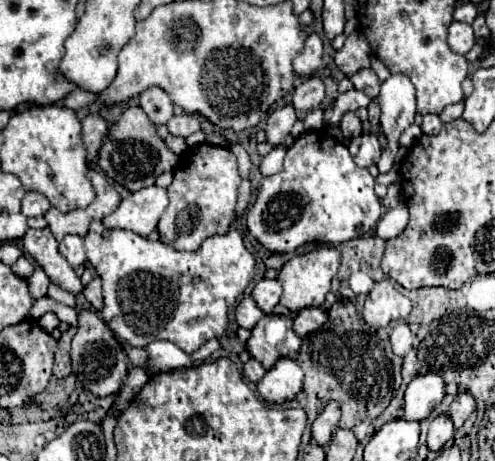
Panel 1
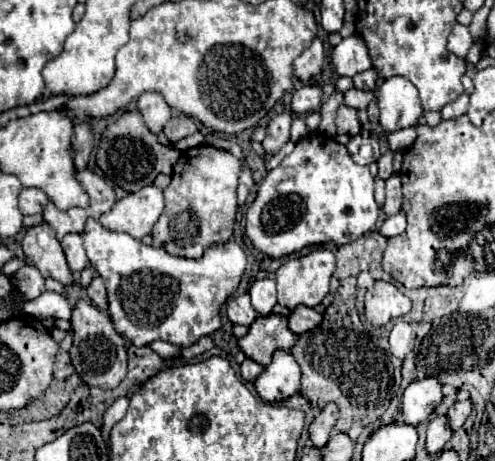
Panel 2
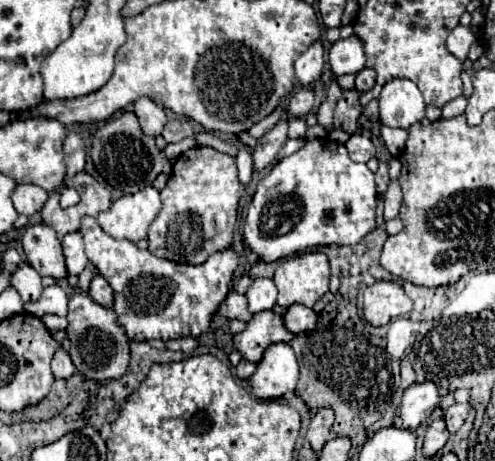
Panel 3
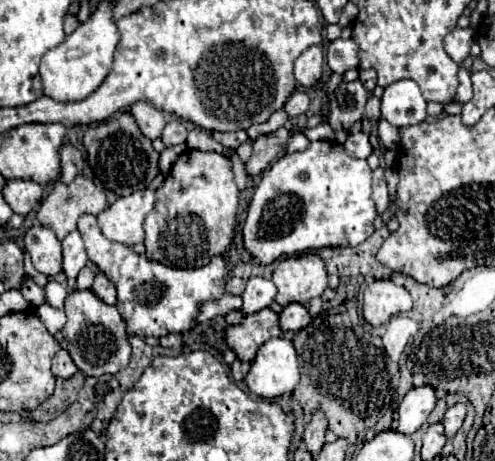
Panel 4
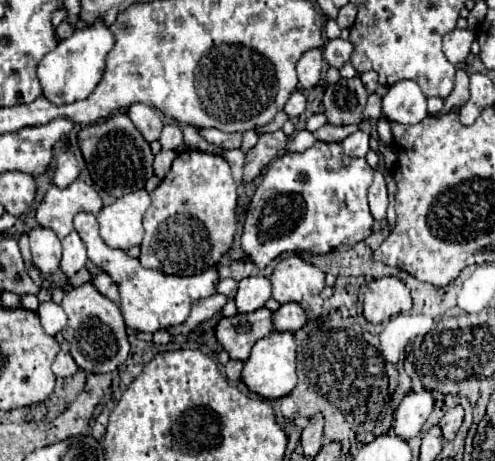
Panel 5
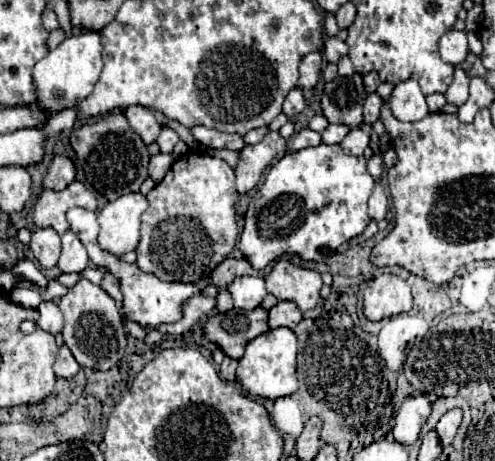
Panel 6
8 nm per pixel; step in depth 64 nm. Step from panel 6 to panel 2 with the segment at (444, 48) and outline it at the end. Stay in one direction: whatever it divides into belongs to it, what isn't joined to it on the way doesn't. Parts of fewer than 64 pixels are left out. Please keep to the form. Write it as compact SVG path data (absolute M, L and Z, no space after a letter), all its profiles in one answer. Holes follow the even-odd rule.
M456 24L448 36L448 50L454 52L456 56L460 58L466 58L470 46L472 46L472 34L468 30L468 26L462 26L462 24Z

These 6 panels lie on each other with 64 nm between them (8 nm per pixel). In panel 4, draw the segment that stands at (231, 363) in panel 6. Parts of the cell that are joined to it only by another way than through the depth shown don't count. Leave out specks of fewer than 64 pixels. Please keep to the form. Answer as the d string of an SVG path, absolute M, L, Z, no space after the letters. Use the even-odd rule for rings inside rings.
M234 360L232 366L230 366L230 376L234 380L244 380L244 376L248 374L250 370L250 364L248 362L242 362L242 360Z

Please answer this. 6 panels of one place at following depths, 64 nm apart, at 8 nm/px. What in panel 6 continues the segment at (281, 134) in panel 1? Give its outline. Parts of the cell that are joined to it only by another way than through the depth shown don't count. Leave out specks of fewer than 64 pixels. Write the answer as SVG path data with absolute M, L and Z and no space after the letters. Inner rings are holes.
M270 132L258 144L248 144L240 150L236 172L236 192L246 194L262 180L264 170L286 154L286 140L278 132Z

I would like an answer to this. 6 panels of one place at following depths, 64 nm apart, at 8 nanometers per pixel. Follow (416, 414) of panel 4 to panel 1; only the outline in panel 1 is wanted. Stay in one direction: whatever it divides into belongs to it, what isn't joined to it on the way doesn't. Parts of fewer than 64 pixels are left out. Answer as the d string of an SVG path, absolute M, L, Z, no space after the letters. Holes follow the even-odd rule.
M428 372L424 376L416 376L404 394L404 418L406 420L424 420L444 398L444 380Z

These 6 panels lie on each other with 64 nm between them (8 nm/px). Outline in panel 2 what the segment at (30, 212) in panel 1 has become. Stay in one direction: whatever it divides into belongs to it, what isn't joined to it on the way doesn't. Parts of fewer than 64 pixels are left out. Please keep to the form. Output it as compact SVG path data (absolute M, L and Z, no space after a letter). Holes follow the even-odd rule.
M22 188L18 196L18 208L22 214L42 214L48 204L48 196L38 188Z

